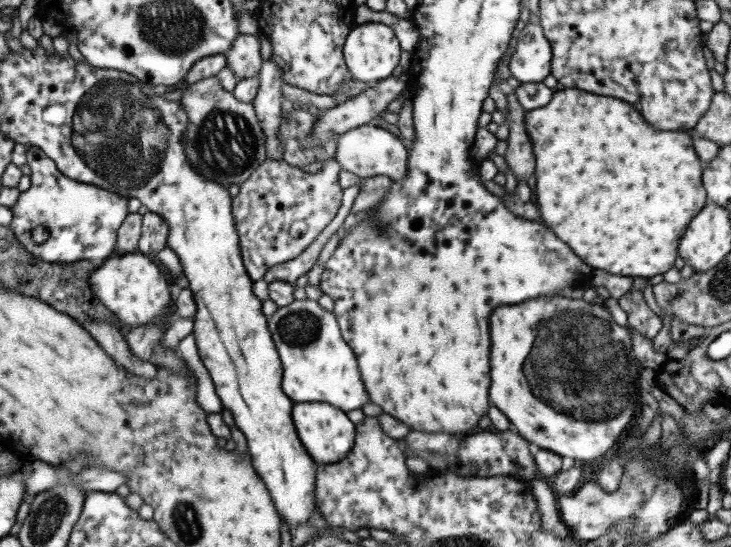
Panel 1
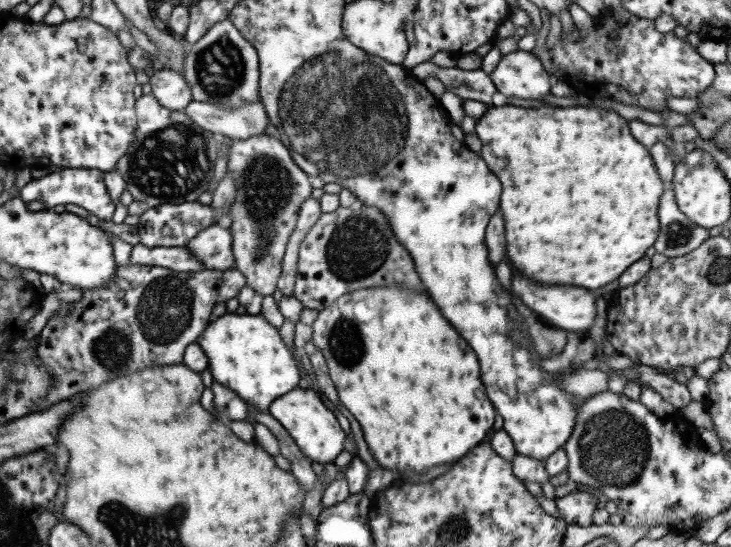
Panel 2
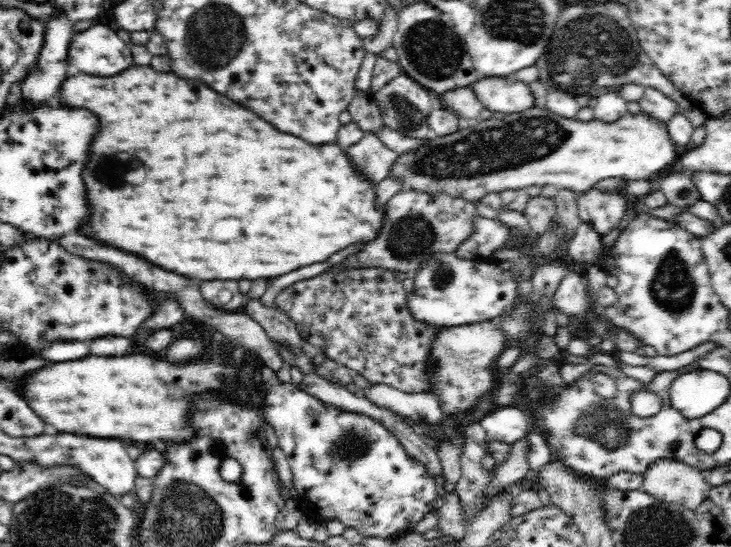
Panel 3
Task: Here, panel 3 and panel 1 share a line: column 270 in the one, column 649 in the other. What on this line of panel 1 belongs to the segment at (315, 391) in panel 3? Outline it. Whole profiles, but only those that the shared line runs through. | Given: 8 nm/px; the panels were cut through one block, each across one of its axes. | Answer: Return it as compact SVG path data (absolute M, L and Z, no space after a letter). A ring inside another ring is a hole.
M633 290L623 294L619 300L619 308L627 314L627 326L631 326L641 336L653 340L661 330L661 320L647 308L643 296L637 296Z

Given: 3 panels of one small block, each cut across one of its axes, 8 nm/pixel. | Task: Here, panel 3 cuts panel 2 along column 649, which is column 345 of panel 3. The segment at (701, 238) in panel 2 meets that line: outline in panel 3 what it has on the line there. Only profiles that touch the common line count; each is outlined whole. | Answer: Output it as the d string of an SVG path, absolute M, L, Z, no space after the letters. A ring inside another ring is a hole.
M366 132L366 136L360 142L342 150L350 160L356 176L364 178L366 182L372 182L374 188L388 178L388 170L398 158L398 154L384 146L382 140L378 140L372 132Z

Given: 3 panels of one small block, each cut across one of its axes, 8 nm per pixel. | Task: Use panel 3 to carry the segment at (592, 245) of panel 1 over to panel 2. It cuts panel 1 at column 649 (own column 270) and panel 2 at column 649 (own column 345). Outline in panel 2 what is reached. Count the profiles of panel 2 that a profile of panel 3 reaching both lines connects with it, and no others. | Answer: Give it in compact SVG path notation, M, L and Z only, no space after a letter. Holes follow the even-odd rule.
M489 106L489 110L475 122L475 134L481 140L479 156L485 160L493 176L499 178L501 184L501 200L499 210L505 220L505 242L507 242L507 260L523 272L527 278L541 284L571 284L595 290L607 282L613 282L629 264L639 260L647 248L653 248L655 238L659 234L657 220L657 204L663 194L663 182L655 170L655 162L649 154L649 148L637 142L629 130L629 122L625 122L617 112L605 112L595 106L573 106L573 108L519 108L519 106Z

